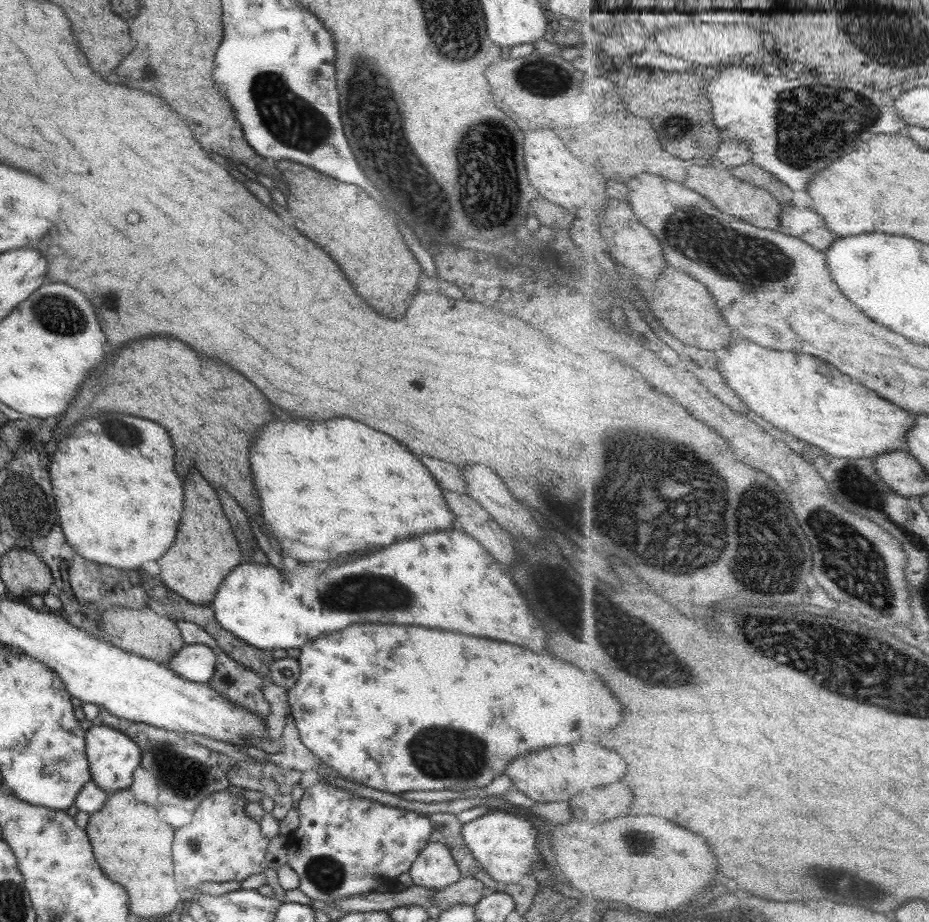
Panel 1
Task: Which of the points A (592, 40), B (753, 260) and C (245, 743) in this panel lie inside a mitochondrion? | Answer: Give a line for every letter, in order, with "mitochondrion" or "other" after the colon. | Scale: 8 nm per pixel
A: other
B: mitochondrion
C: other

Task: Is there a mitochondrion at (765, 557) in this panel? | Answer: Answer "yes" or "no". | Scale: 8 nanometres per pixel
yes

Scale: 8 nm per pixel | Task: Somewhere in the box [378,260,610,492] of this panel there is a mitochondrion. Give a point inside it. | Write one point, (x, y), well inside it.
(579, 447)

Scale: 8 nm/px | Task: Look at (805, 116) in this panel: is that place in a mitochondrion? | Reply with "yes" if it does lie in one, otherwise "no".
yes

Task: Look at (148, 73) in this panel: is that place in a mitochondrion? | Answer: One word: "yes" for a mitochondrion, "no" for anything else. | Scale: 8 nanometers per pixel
no

